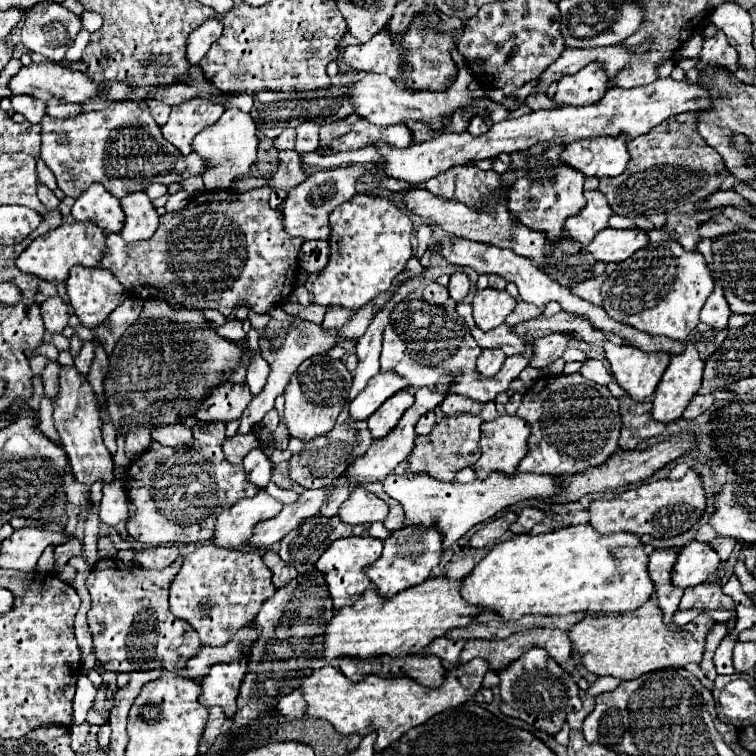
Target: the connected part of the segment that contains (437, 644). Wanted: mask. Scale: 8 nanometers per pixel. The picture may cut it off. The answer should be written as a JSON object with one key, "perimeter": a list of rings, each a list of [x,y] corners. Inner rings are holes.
{"perimeter":[[[437,638],[437,640],[433,640],[425,650],[423,650],[423,654],[427,654],[427,656],[437,656],[437,658],[441,658],[441,660],[445,660],[445,662],[457,662],[459,660],[459,652],[463,650],[463,646],[465,646],[465,642],[463,640],[449,640],[449,638]]]}

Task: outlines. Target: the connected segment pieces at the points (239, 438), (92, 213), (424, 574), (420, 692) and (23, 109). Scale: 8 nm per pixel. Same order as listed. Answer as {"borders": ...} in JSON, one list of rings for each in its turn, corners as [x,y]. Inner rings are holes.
{"borders":[[[[249,432],[249,434],[235,434],[231,438],[225,438],[223,442],[223,452],[225,452],[225,458],[231,462],[231,464],[241,464],[243,458],[249,454],[249,450],[255,450],[255,448],[261,448],[261,440],[255,432]]],[[[93,184],[89,190],[85,190],[85,194],[75,200],[71,216],[75,220],[93,222],[107,232],[119,232],[125,222],[125,214],[119,200],[107,190],[103,190],[101,184]]],[[[421,528],[397,530],[397,532],[391,532],[391,536],[385,540],[381,558],[375,560],[373,564],[369,564],[365,568],[365,574],[375,584],[379,596],[387,600],[387,598],[399,594],[401,590],[407,590],[411,586],[417,586],[417,584],[425,582],[427,578],[431,578],[433,568],[441,560],[441,554],[443,554],[443,548],[441,548],[439,530],[435,530],[435,528],[431,528],[431,530],[425,530],[425,528],[423,530]]],[[[475,658],[467,664],[461,664],[459,668],[447,670],[443,686],[425,688],[405,676],[389,680],[389,678],[379,678],[375,674],[369,674],[361,682],[353,684],[347,676],[341,674],[341,670],[325,666],[321,670],[315,670],[311,676],[303,678],[299,690],[307,702],[305,714],[309,718],[327,720],[343,736],[351,736],[351,734],[367,736],[369,732],[377,732],[375,752],[381,752],[387,746],[391,746],[397,738],[401,738],[407,730],[421,726],[435,714],[461,706],[469,698],[473,698],[475,692],[481,688],[481,680],[487,670],[489,664],[485,660]]],[[[11,96],[11,106],[15,112],[21,112],[31,124],[41,122],[41,118],[47,114],[45,102],[31,96]]]]}

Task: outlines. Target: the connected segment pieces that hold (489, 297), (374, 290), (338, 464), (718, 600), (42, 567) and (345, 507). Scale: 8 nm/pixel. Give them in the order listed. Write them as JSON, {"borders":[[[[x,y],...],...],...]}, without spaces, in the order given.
{"borders":[[[[485,288],[479,290],[473,298],[473,318],[481,330],[491,330],[503,324],[513,308],[515,298],[511,298],[505,290]]],[[[357,194],[337,206],[329,216],[329,262],[313,282],[313,302],[357,310],[385,292],[413,254],[411,218],[387,198]]],[[[335,426],[331,432],[313,438],[313,442],[305,442],[303,450],[299,454],[293,454],[289,460],[289,478],[303,486],[303,488],[325,488],[329,486],[345,468],[347,468],[347,458],[351,456],[353,444],[357,440],[357,432],[345,426]]],[[[719,582],[715,584],[699,584],[693,588],[685,590],[685,596],[681,598],[679,604],[681,610],[687,608],[703,608],[703,610],[717,610],[717,608],[725,608],[725,610],[733,610],[735,602],[723,594]]],[[[48,546],[37,562],[37,571],[52,572],[54,569],[54,546]]],[[[355,488],[351,492],[351,496],[341,504],[337,516],[343,522],[355,526],[355,524],[381,522],[387,516],[387,512],[389,512],[389,508],[381,498],[367,492],[365,488]]]]}

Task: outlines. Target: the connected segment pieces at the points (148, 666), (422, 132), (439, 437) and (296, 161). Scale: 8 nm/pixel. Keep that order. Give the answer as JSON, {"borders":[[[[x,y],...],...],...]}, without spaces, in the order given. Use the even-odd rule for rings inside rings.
{"borders":[[[[179,556],[163,570],[145,570],[133,562],[125,564],[119,558],[99,560],[89,576],[87,590],[93,606],[87,614],[93,632],[95,656],[105,670],[135,672],[135,670],[171,670],[181,672],[189,658],[199,652],[199,636],[191,626],[175,618],[169,610],[169,586],[177,576],[183,558]]],[[[409,122],[409,130],[413,132],[415,142],[425,142],[427,138],[435,138],[435,136],[439,136],[437,132],[429,130],[429,128],[427,128],[423,122]]],[[[473,414],[445,416],[431,434],[417,436],[411,458],[407,458],[407,470],[411,474],[429,474],[435,480],[451,482],[455,474],[467,466],[473,466],[479,460],[479,436],[481,436],[481,418]]],[[[289,150],[279,152],[279,160],[281,162],[279,162],[279,170],[277,170],[275,178],[271,178],[267,182],[269,188],[291,190],[293,186],[301,184],[307,178],[307,174],[303,170],[303,162],[301,162],[301,158],[299,158],[297,152],[289,152]]]]}

